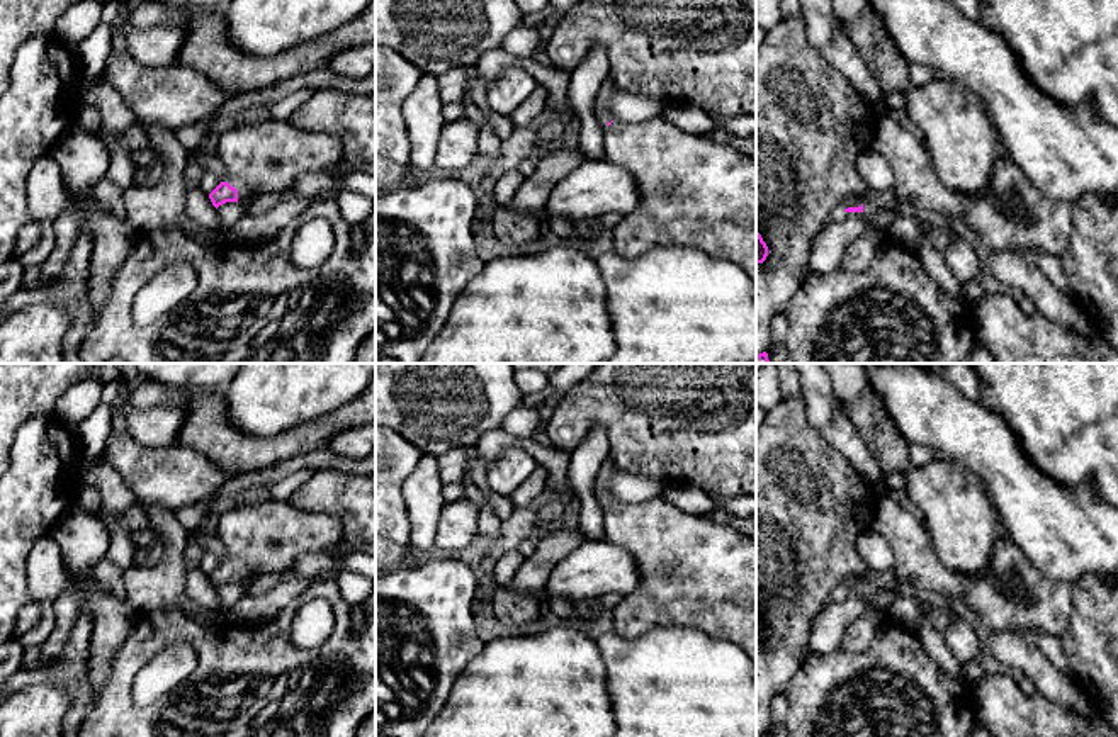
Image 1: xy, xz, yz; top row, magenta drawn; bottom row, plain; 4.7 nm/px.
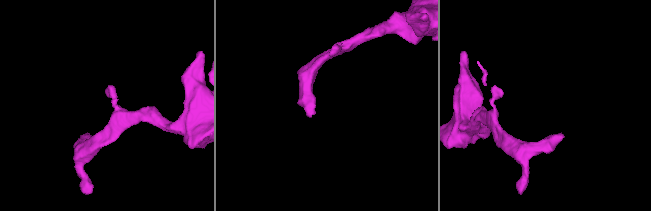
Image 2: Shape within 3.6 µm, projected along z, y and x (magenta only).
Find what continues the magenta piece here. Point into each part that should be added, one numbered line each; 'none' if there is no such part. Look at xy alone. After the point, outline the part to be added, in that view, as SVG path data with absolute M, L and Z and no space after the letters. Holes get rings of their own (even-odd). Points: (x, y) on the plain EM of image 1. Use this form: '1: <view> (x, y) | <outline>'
1: xy (269, 537) | M268 499L236 506L216 518L216 533L248 586L262 574L289 571L302 554L328 552L342 540L338 516L296 508L291 501Z

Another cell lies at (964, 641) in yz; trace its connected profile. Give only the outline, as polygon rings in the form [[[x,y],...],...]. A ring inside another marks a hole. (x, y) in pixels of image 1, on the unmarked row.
[[[953,616],[948,628],[943,632],[948,649],[962,666],[977,659],[982,635],[982,632],[958,616]]]

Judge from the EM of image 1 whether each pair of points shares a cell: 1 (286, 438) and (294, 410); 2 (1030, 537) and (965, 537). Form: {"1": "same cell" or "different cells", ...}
{"1": "different cells", "2": "different cells"}

